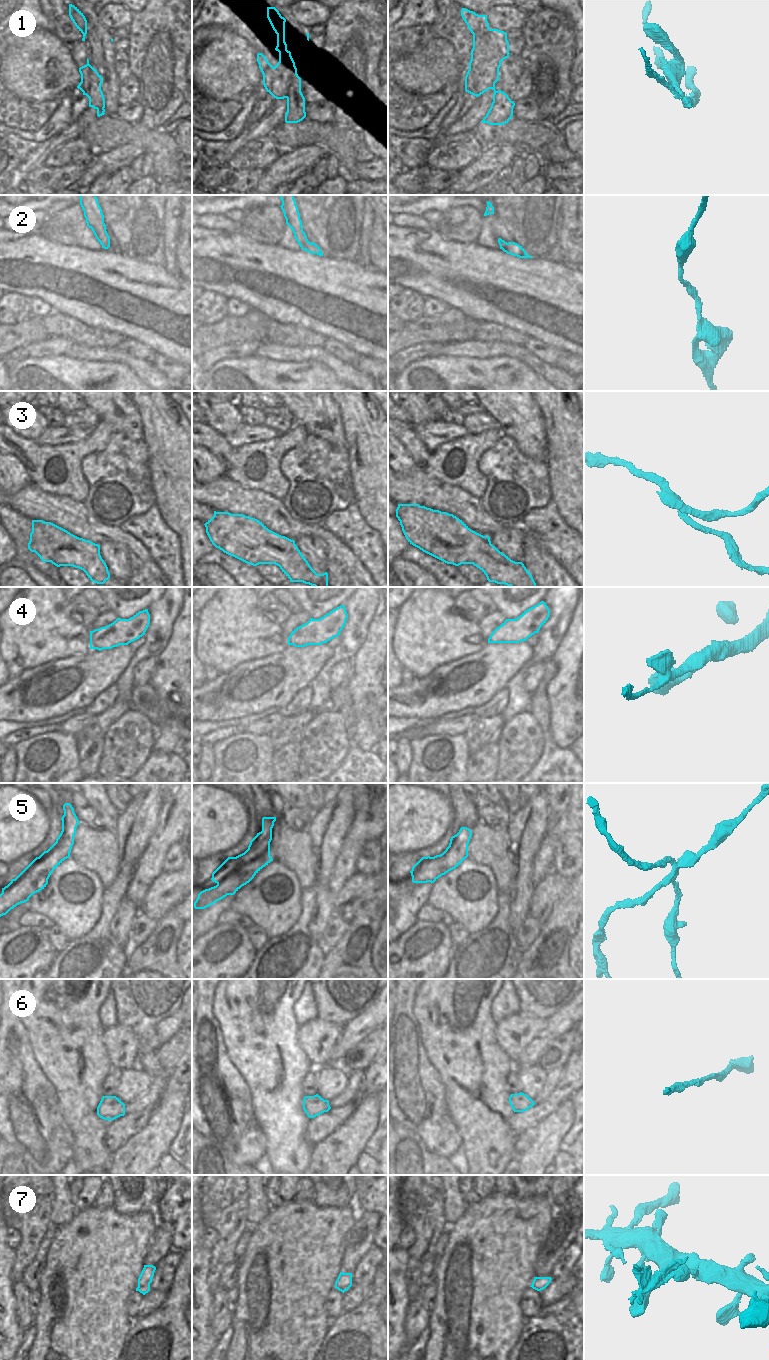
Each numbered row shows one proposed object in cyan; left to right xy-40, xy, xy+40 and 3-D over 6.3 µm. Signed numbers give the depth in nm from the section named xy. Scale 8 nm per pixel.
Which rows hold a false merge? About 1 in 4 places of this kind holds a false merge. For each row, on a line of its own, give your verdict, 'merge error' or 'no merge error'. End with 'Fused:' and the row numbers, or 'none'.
1: merge error
2: no merge error
3: merge error
4: no merge error
5: merge error
6: no merge error
7: merge error
Fused: 1, 3, 5, 7

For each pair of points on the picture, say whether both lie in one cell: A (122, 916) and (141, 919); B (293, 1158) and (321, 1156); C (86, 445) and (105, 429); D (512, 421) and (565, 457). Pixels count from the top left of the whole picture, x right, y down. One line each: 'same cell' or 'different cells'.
A: different cells
B: different cells
C: same cell
D: different cells

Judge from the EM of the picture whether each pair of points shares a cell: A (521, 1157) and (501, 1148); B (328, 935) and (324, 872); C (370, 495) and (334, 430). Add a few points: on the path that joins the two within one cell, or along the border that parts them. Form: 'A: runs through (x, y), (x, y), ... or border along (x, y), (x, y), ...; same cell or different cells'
A: border along (517, 1136), (511, 1158), (506, 1164); different cells
B: border along (333, 914), (320, 937); different cells
C: border along (341, 422), (345, 445); different cells

